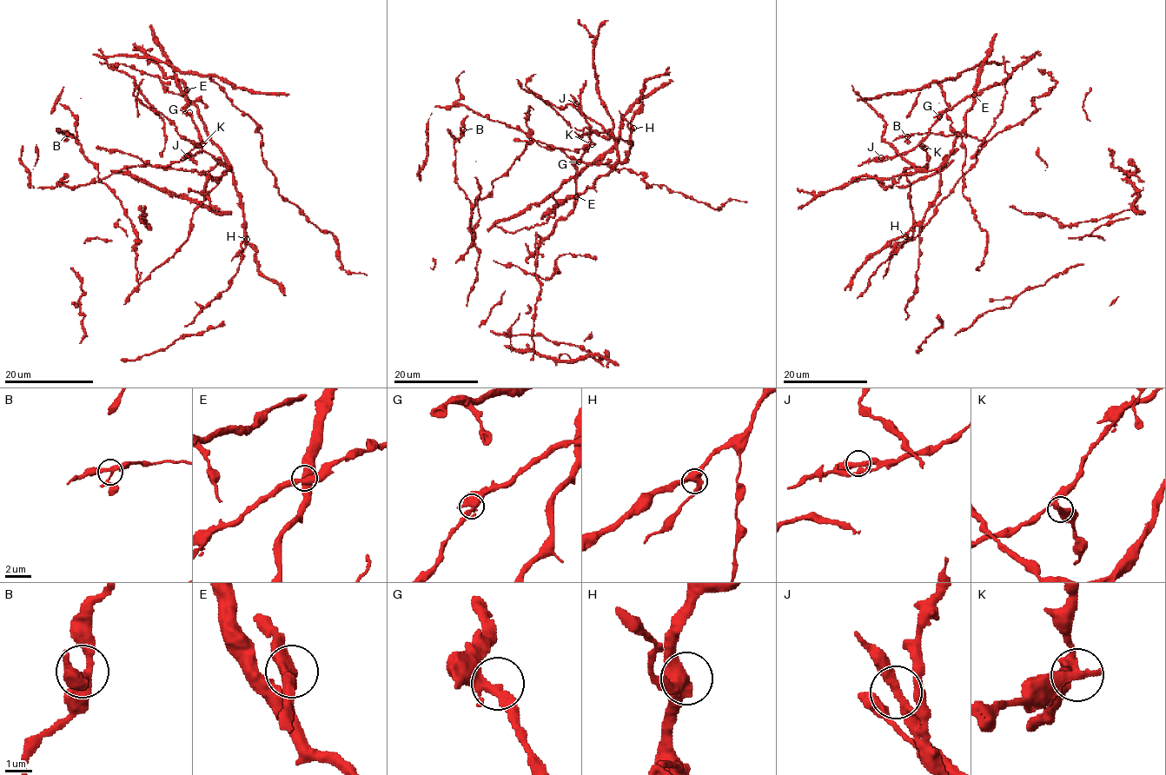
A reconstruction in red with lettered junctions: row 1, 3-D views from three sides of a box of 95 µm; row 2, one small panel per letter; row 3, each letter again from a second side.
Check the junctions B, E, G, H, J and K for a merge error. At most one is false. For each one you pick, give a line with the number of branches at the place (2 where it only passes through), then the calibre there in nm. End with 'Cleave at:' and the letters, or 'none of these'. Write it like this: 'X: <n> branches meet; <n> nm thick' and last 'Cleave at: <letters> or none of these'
Cleave at: none of these

